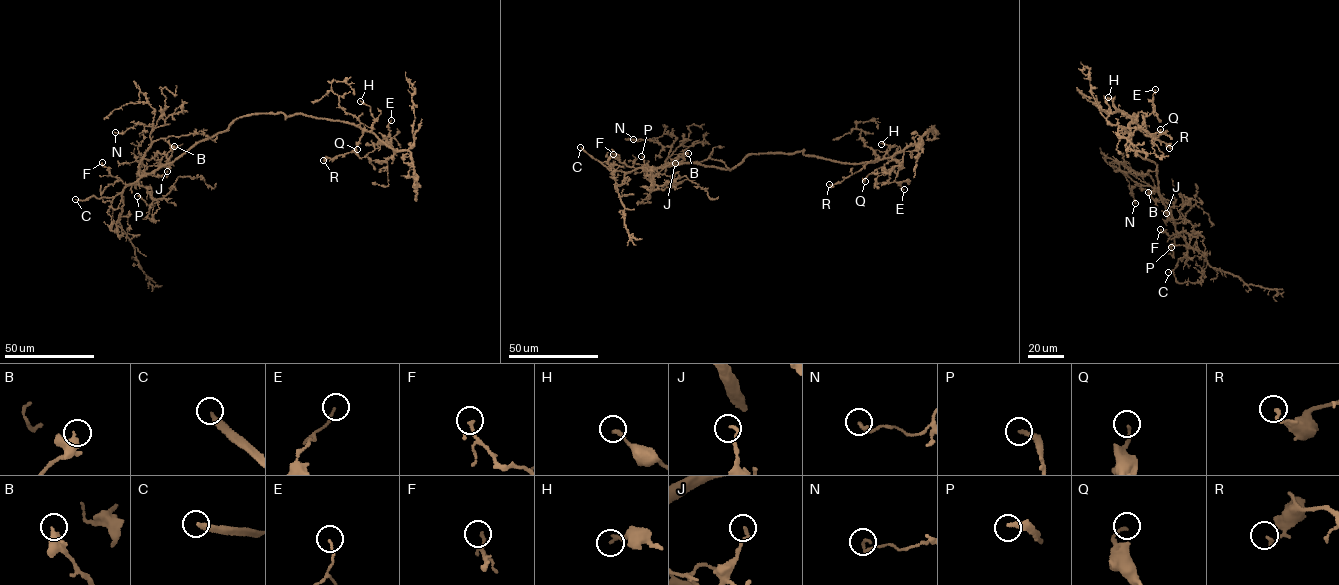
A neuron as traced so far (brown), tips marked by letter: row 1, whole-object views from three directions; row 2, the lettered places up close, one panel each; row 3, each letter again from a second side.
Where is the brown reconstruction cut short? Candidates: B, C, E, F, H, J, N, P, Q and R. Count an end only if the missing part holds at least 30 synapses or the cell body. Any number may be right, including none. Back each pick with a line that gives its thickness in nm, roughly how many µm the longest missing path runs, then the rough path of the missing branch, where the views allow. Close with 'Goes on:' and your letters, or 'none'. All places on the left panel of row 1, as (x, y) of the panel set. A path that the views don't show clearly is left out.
C: 280 nm | 90 µm
Goes on: C

